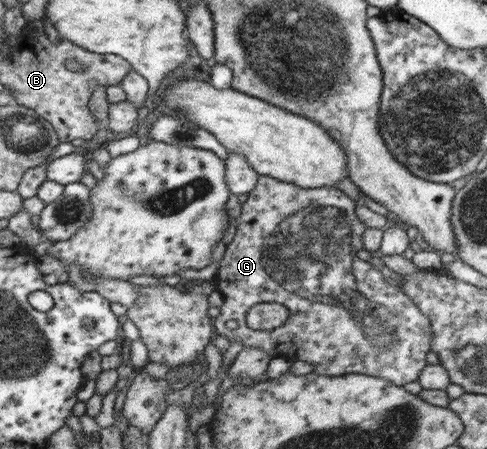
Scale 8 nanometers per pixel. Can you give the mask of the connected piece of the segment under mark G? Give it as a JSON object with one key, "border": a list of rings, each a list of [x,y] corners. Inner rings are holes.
{"border":[[[259,176],[255,187],[247,192],[247,199],[241,204],[239,216],[236,219],[235,235],[224,250],[219,260],[219,268],[213,277],[214,287],[220,293],[223,303],[219,307],[219,314],[215,317],[215,333],[223,335],[227,341],[240,341],[244,347],[256,347],[271,356],[282,356],[291,361],[307,361],[313,365],[313,373],[321,376],[341,376],[347,373],[361,373],[365,376],[377,377],[395,386],[416,381],[419,373],[427,367],[427,357],[431,357],[432,339],[434,330],[431,320],[418,309],[405,292],[397,286],[389,287],[383,280],[378,268],[372,267],[369,262],[359,260],[357,251],[363,248],[362,237],[365,225],[355,216],[355,203],[342,191],[335,187],[321,187],[303,189],[287,182],[277,181],[268,176]],[[258,303],[280,303],[287,308],[288,316],[283,324],[275,329],[257,331],[246,326],[246,313],[252,305]]]}

